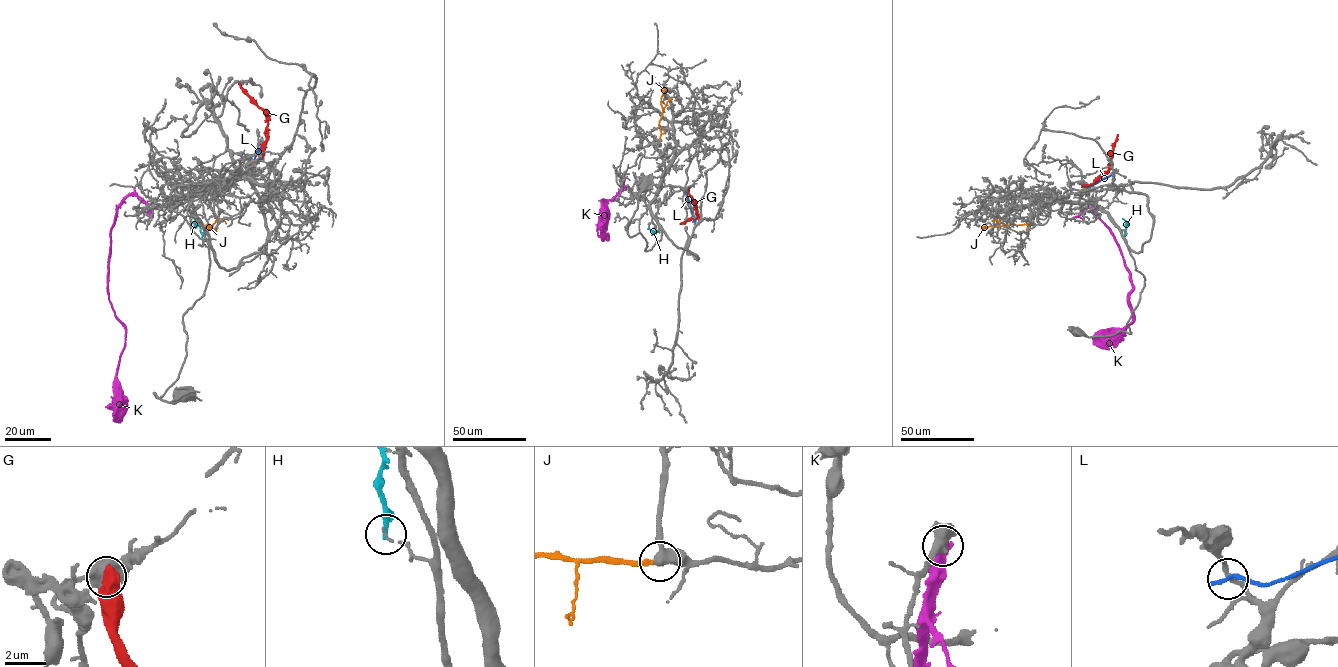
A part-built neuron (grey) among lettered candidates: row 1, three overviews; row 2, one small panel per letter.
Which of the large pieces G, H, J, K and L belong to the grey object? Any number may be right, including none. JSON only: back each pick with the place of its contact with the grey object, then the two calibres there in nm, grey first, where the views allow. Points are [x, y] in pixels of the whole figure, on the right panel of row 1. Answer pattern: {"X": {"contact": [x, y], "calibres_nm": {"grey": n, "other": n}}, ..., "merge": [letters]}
{"merge": []}

